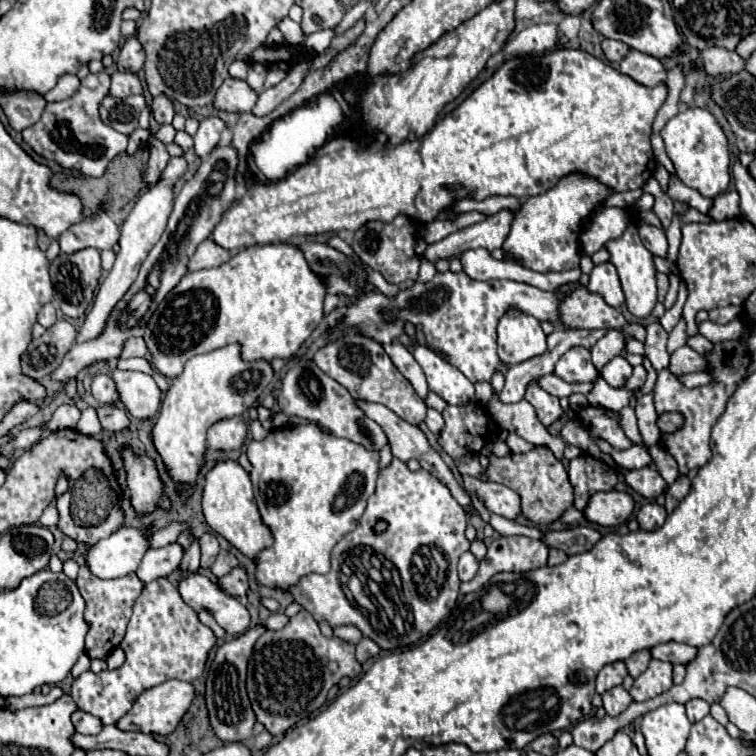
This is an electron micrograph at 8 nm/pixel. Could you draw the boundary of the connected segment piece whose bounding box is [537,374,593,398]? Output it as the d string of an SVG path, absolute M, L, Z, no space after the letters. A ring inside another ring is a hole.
M547 374L547 376L541 376L541 378L537 378L537 386L541 386L543 390L547 390L549 394L553 394L553 396L569 396L569 394L573 394L573 392L581 392L581 394L587 394L591 388L593 388L593 384L567 384L567 382L563 382L559 376L555 376L555 374Z

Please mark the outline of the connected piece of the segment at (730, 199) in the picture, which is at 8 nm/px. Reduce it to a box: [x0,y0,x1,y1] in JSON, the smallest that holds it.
[707,190,739,222]

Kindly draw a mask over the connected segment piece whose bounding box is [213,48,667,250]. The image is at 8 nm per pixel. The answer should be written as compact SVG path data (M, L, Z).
M561 48L551 54L517 56L505 60L487 82L465 98L459 108L439 120L421 140L403 142L401 146L395 146L395 150L383 144L373 152L359 142L335 138L323 144L309 162L283 180L273 184L255 182L249 186L245 198L223 214L223 220L213 230L213 240L227 250L239 250L257 244L285 242L291 236L337 230L355 232L365 222L391 222L397 214L429 224L439 210L451 204L451 200L485 200L489 196L529 198L551 190L561 178L573 172L595 178L615 192L637 190L643 188L657 168L649 138L653 120L665 98L665 82L643 86L585 50Z

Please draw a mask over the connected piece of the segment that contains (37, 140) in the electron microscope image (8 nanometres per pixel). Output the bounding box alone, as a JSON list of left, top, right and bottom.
[21,74,127,178]

